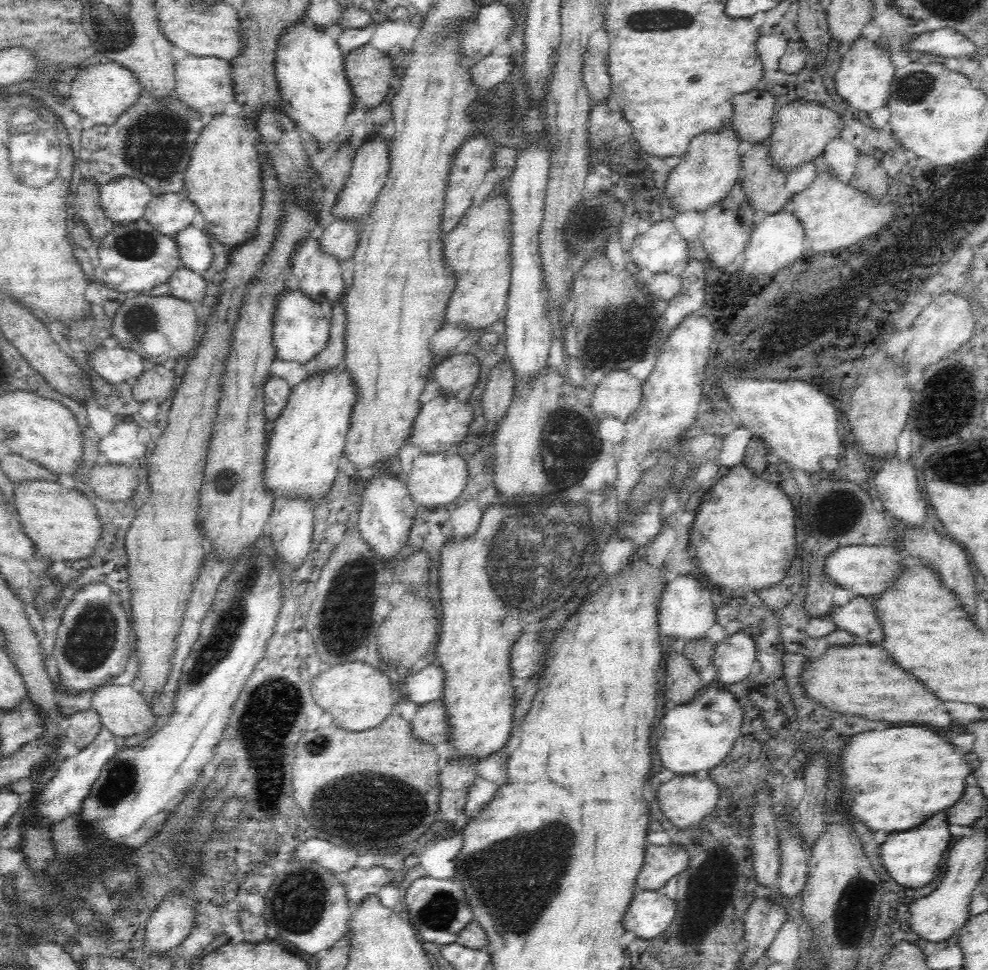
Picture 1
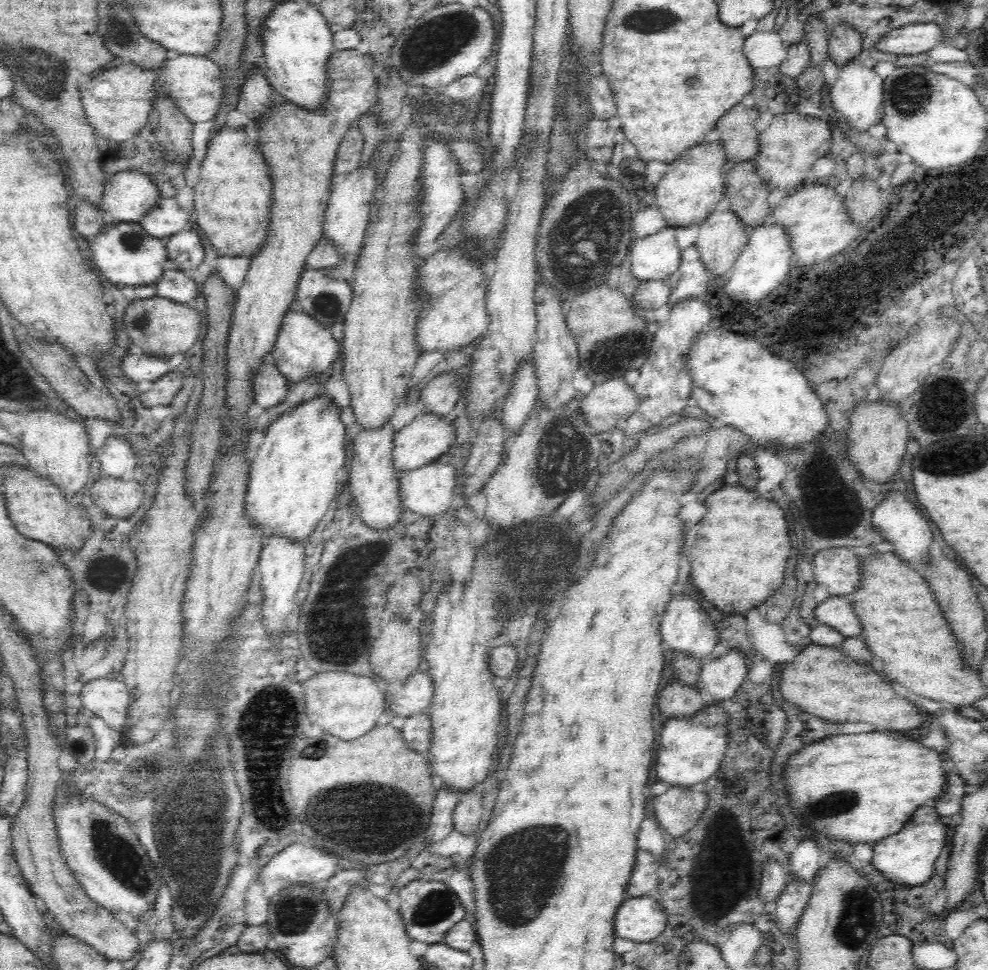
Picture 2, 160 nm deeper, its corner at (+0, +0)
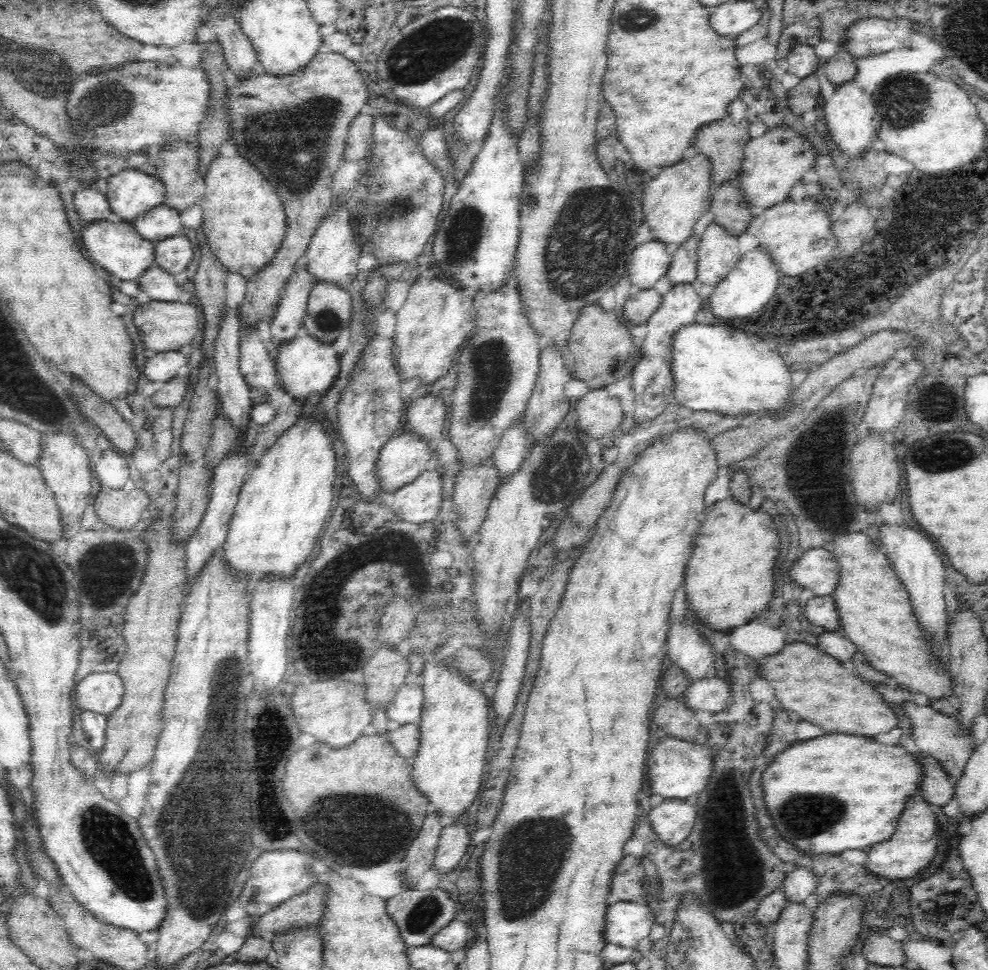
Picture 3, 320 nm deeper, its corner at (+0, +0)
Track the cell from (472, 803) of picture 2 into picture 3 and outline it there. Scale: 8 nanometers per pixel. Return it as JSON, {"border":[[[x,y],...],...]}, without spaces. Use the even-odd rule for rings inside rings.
{"border":[[[462,818],[458,822],[442,827],[435,851],[432,869],[438,878],[447,876],[456,868],[472,843],[472,835],[466,829],[468,822]]]}

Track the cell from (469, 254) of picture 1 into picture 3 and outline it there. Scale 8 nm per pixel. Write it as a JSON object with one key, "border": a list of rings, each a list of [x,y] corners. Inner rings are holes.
{"border":[[[433,275],[432,277],[420,277],[409,288],[406,300],[396,312],[397,325],[393,335],[394,364],[397,368],[397,374],[401,376],[401,380],[410,382],[417,380],[419,386],[432,386],[444,377],[459,356],[460,346],[464,344],[464,340],[470,336],[474,322],[468,319],[468,310],[472,308],[473,297],[466,293],[460,287],[456,287],[454,283],[441,278],[441,275]]]}

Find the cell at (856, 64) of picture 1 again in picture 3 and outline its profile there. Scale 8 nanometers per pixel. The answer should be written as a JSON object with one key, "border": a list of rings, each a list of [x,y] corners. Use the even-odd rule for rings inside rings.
{"border":[[[850,81],[835,89],[831,99],[822,105],[828,135],[846,158],[856,160],[872,146],[878,136],[881,122],[876,113],[871,94],[862,93],[856,81]]]}

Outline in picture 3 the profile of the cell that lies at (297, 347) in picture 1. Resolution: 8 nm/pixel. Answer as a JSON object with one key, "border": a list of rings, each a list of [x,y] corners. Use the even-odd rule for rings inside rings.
{"border":[[[302,330],[296,338],[279,348],[276,358],[276,375],[282,388],[296,402],[306,403],[311,397],[324,397],[339,374],[340,360],[331,344],[324,344]]]}

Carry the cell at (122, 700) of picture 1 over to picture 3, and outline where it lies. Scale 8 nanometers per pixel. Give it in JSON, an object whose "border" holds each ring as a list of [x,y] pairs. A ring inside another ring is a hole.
{"border":[[[117,671],[92,673],[75,684],[74,705],[82,711],[108,716],[120,704],[122,694],[123,682]]]}

